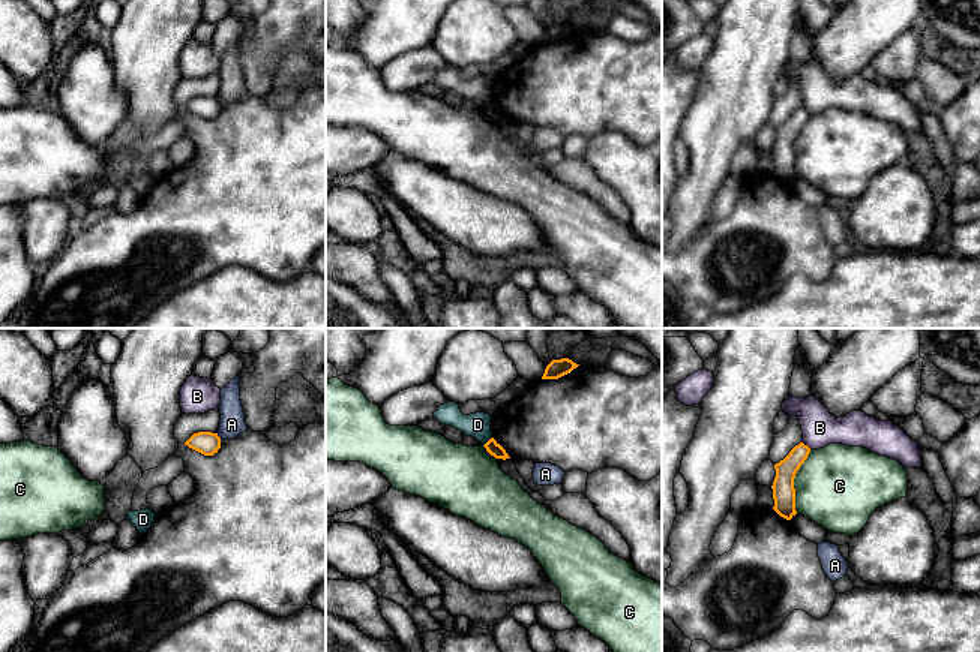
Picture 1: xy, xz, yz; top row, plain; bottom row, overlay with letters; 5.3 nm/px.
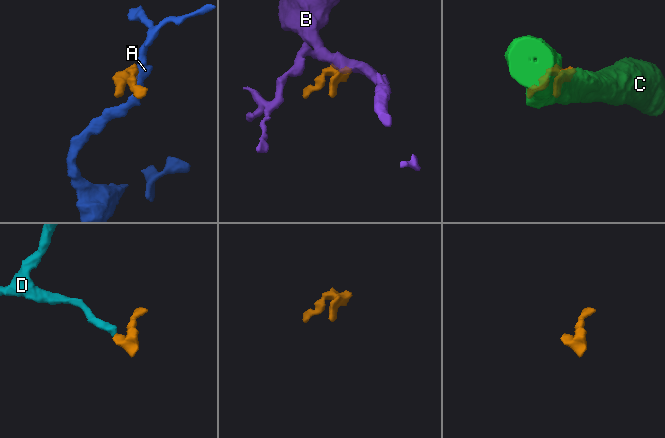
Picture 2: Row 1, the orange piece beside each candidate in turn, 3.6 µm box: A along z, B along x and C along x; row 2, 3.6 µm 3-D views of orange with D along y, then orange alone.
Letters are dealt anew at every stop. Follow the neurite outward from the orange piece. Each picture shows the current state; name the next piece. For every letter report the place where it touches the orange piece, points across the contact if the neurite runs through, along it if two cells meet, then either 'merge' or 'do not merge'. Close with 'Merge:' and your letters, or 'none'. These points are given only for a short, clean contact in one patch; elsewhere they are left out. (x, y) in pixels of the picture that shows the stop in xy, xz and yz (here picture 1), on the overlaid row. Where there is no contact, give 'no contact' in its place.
A: xy (216, 435) | along xy (216, 432), (221, 438) | do not merge
B: yz (806, 445) | along yz (802, 442), (811, 448) | do not merge
C: yz (793, 481) | do not merge
D: xz (488, 441) | along xz (491, 436), (483, 445) | do not merge
Merge: none

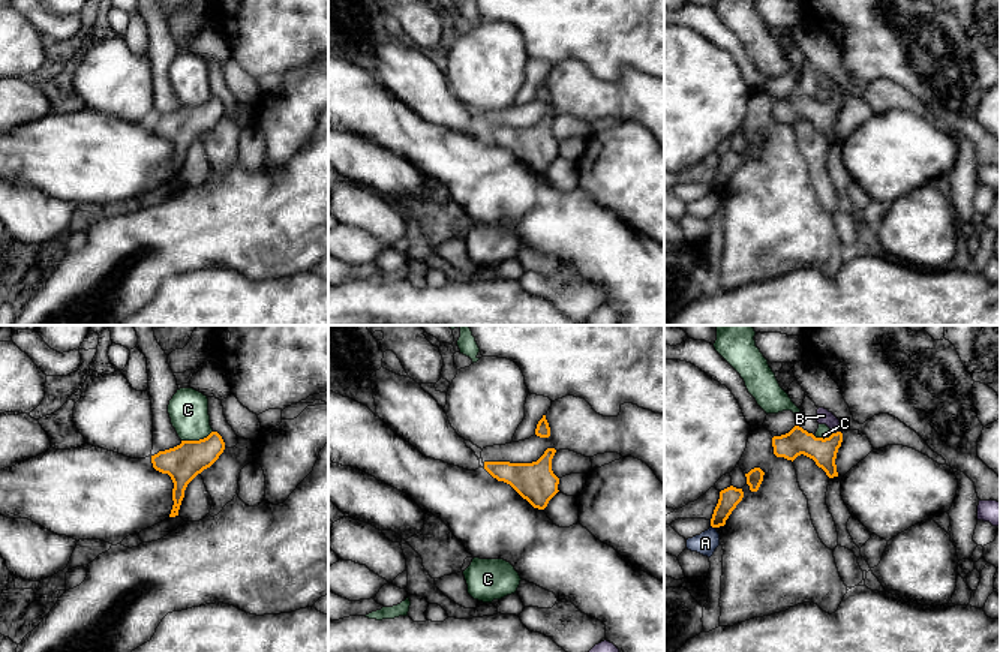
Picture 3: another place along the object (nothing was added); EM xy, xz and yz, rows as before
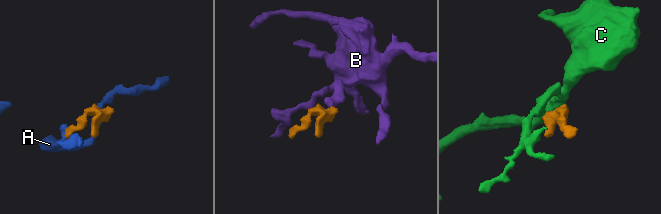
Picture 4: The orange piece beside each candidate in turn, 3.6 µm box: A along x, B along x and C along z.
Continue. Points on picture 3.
A: yz (712, 526) | along yz (711, 525), (714, 528) | do not merge
B: yz (837, 432) | across yz (823, 451), (835, 439), (837, 432), (823, 415) | merge
C: xy (197, 441) | along xy (212, 430), (203, 438), (182, 441) | do not merge
Merge: B

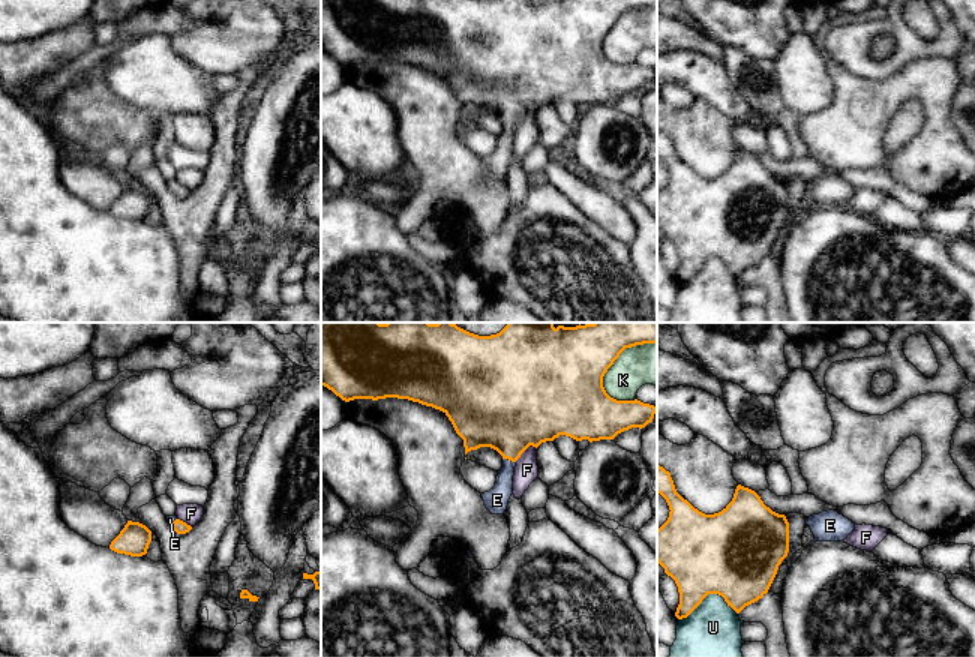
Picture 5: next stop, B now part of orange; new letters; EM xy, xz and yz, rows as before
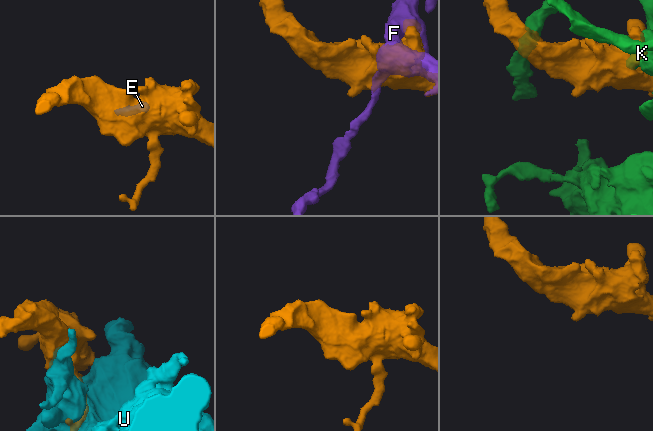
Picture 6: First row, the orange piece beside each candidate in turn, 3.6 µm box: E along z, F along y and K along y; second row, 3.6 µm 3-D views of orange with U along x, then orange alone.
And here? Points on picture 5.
E: xz (509, 459) | across xz (509, 413), (509, 459), (504, 486), (497, 500) | merge
F: xz (525, 449) | do not merge
K: xz (617, 357) | do not merge
U: yz (708, 593) | do not merge
Merge: E

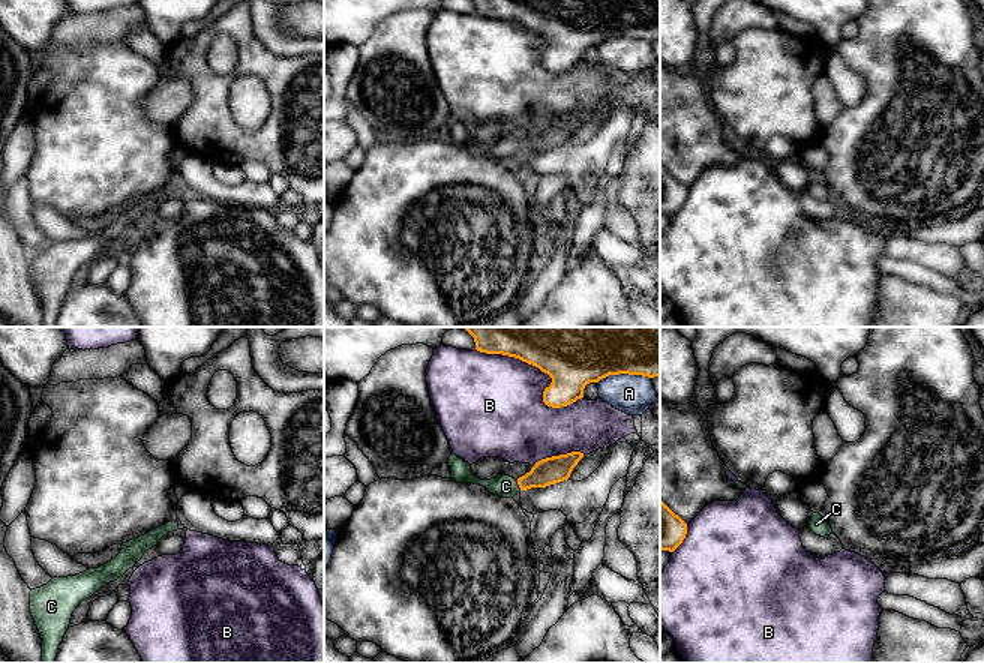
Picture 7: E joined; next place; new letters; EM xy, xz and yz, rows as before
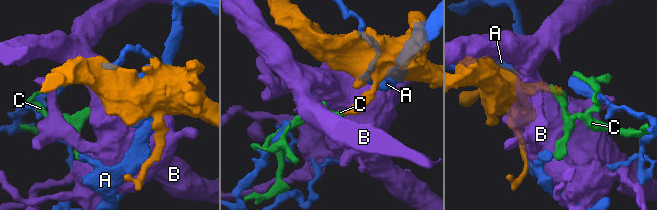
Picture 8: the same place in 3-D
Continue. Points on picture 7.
A: xz (623, 372) | do not merge
B: xz (545, 372) | do not merge
C: xz (519, 486) | across xz (552, 470), (519, 486), (506, 486) | merge
Merge: C

